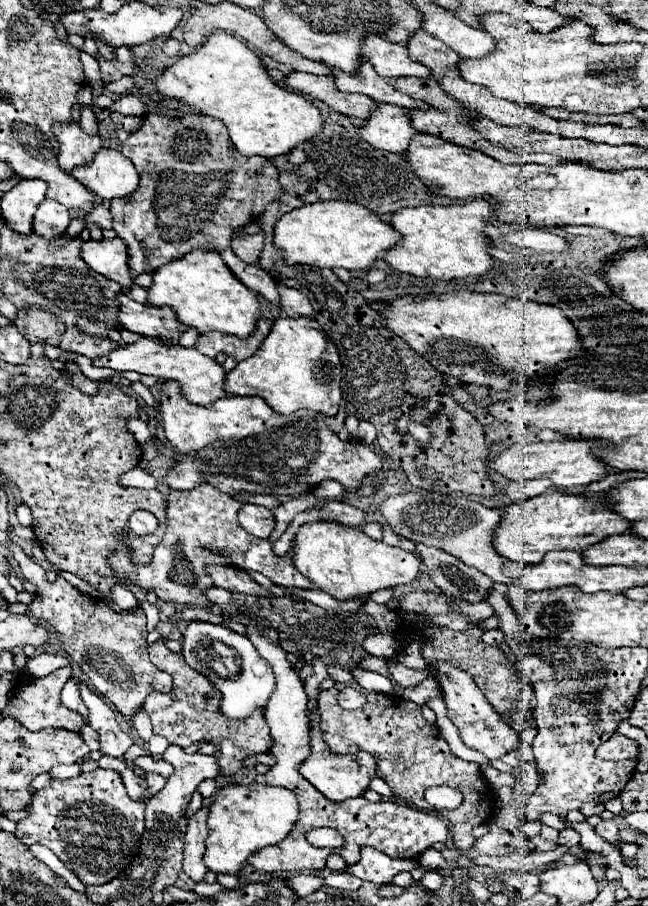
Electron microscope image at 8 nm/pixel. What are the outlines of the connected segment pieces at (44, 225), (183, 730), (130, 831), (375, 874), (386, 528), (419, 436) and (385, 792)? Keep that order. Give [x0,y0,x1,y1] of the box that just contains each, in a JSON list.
[[34,198,70,238],[144,640,272,776],[16,768,144,886],[346,848,420,886],[382,524,416,552],[408,422,432,442],[370,776,394,798]]

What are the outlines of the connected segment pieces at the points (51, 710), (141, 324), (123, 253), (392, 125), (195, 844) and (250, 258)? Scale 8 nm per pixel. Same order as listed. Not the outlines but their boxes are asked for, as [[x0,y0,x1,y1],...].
[[2,668,84,732],[118,292,188,344],[82,238,134,290],[362,104,416,154],[182,806,210,882],[232,232,264,266]]

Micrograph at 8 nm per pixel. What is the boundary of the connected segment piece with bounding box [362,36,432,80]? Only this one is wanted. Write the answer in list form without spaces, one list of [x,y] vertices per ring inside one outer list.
[[[368,36],[364,40],[364,58],[374,66],[374,70],[388,80],[398,80],[406,76],[432,78],[432,70],[408,56],[406,46],[392,44],[380,36]]]

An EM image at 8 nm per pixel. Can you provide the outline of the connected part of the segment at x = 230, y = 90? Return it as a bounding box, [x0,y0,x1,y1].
[156,32,324,158]

